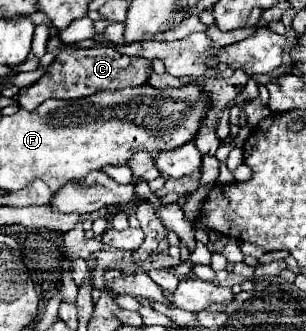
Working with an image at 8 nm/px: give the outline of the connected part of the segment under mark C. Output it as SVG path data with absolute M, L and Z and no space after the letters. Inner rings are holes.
M63 49L47 67L45 75L19 91L19 105L23 109L37 109L47 99L81 99L99 91L119 91L147 81L149 61L141 57L127 57L115 49Z

